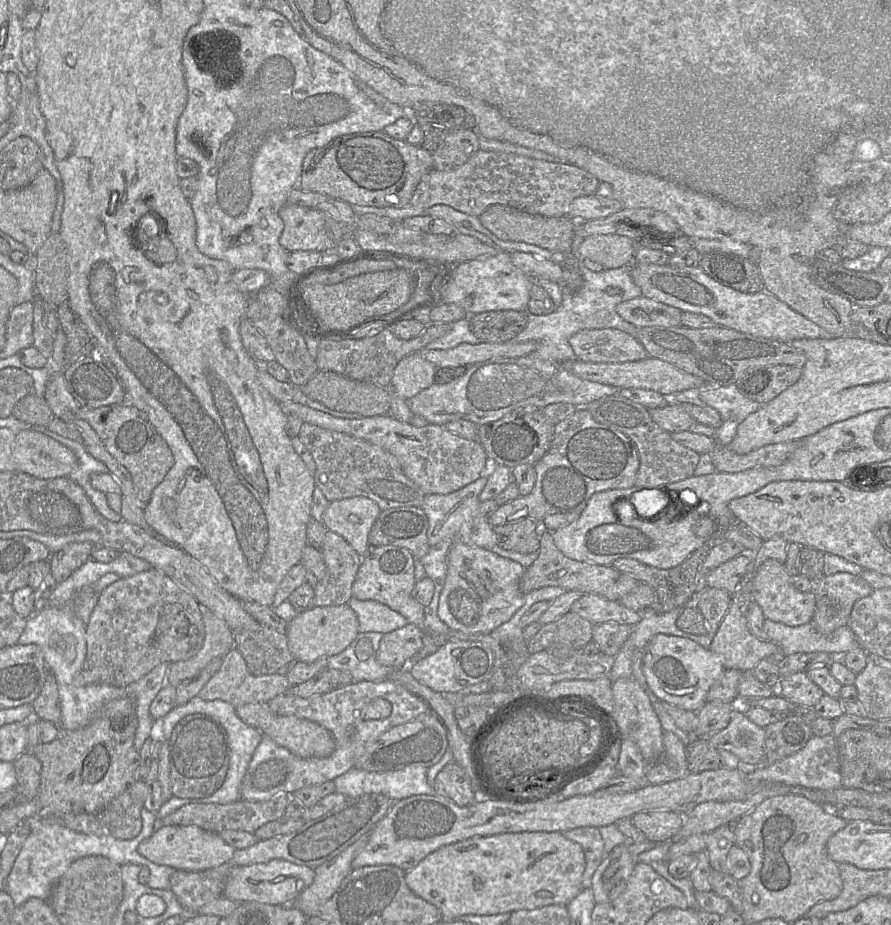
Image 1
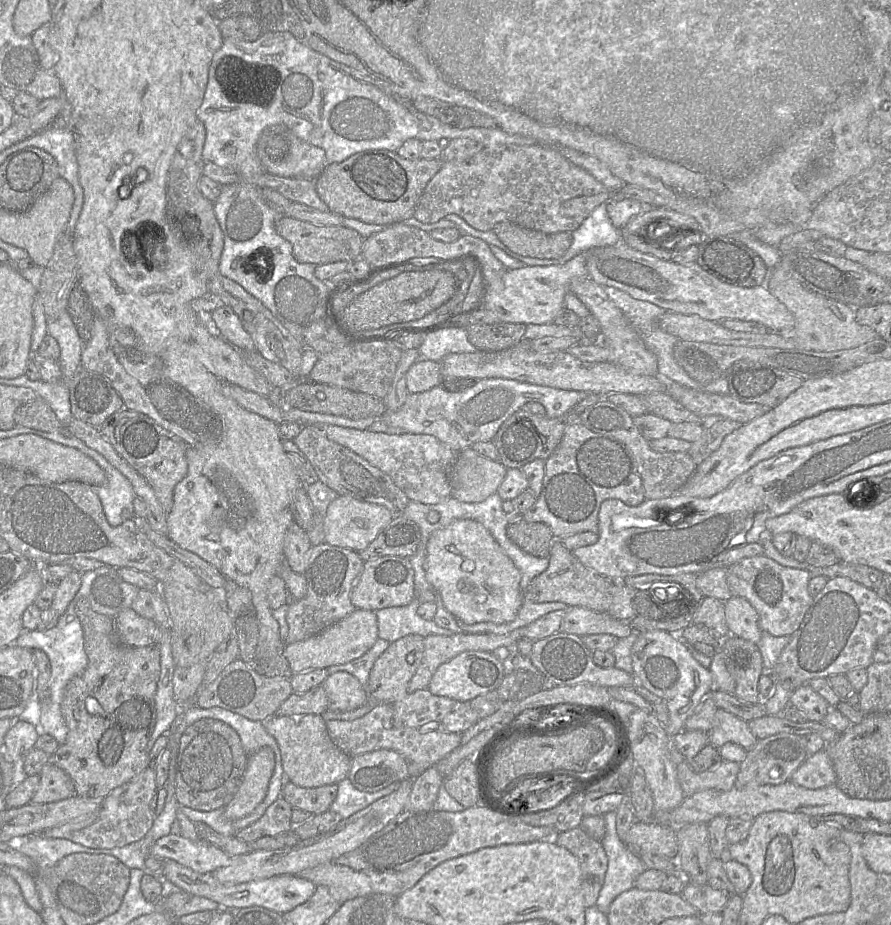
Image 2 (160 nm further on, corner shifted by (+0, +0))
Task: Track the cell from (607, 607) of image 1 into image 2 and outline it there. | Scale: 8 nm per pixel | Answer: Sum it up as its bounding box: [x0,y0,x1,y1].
[560,607,632,638]

